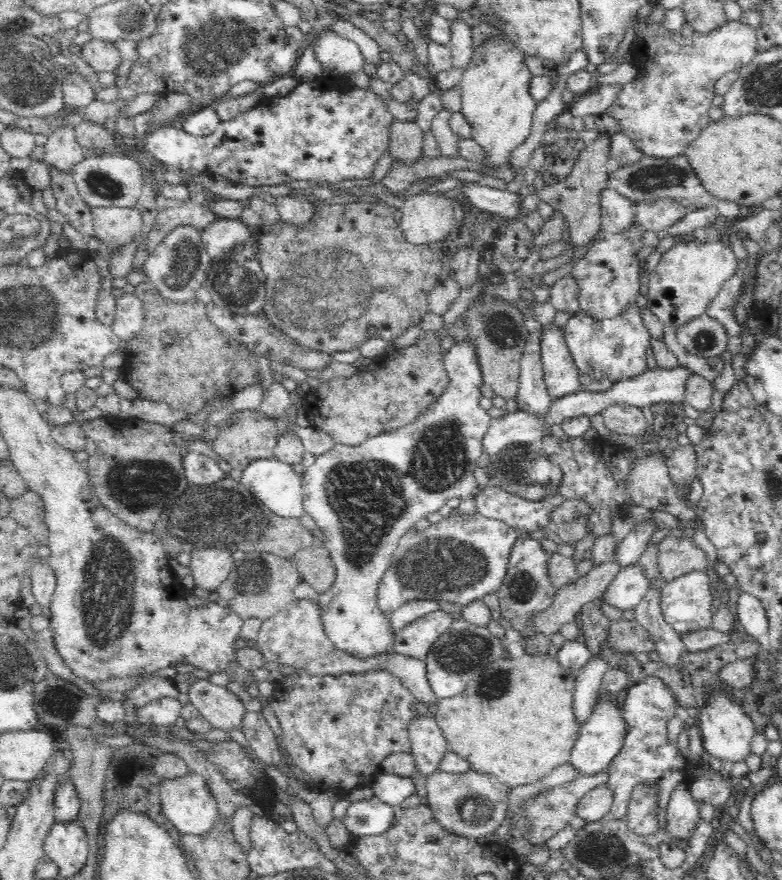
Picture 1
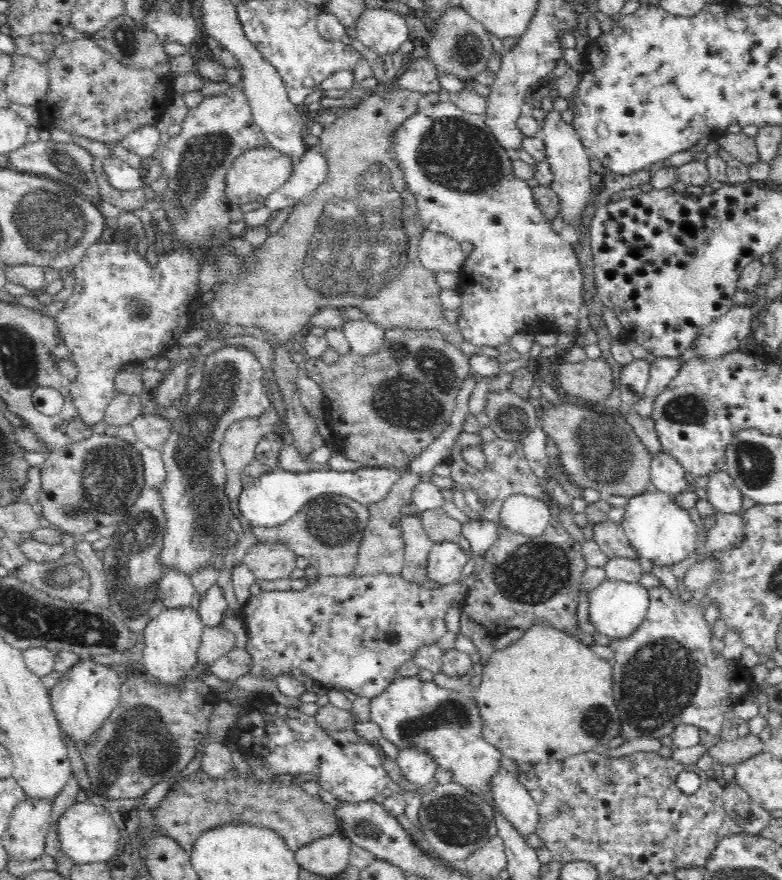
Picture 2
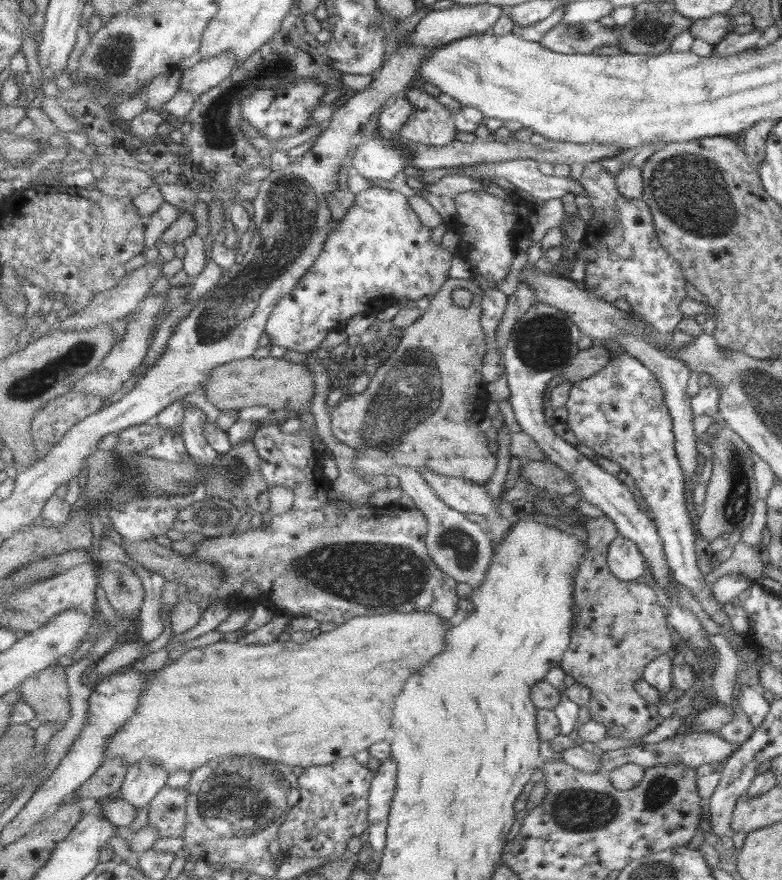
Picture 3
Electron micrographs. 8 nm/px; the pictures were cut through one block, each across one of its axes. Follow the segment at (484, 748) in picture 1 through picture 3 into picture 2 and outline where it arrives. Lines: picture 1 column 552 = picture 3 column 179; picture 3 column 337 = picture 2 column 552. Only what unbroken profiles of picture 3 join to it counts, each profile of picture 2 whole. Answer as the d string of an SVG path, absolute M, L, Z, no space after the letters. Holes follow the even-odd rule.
M533 624L518 640L494 651L483 665L481 684L472 696L480 711L486 742L518 763L541 763L582 755L620 735L619 708L612 696L612 666L592 652L591 647L568 632Z

